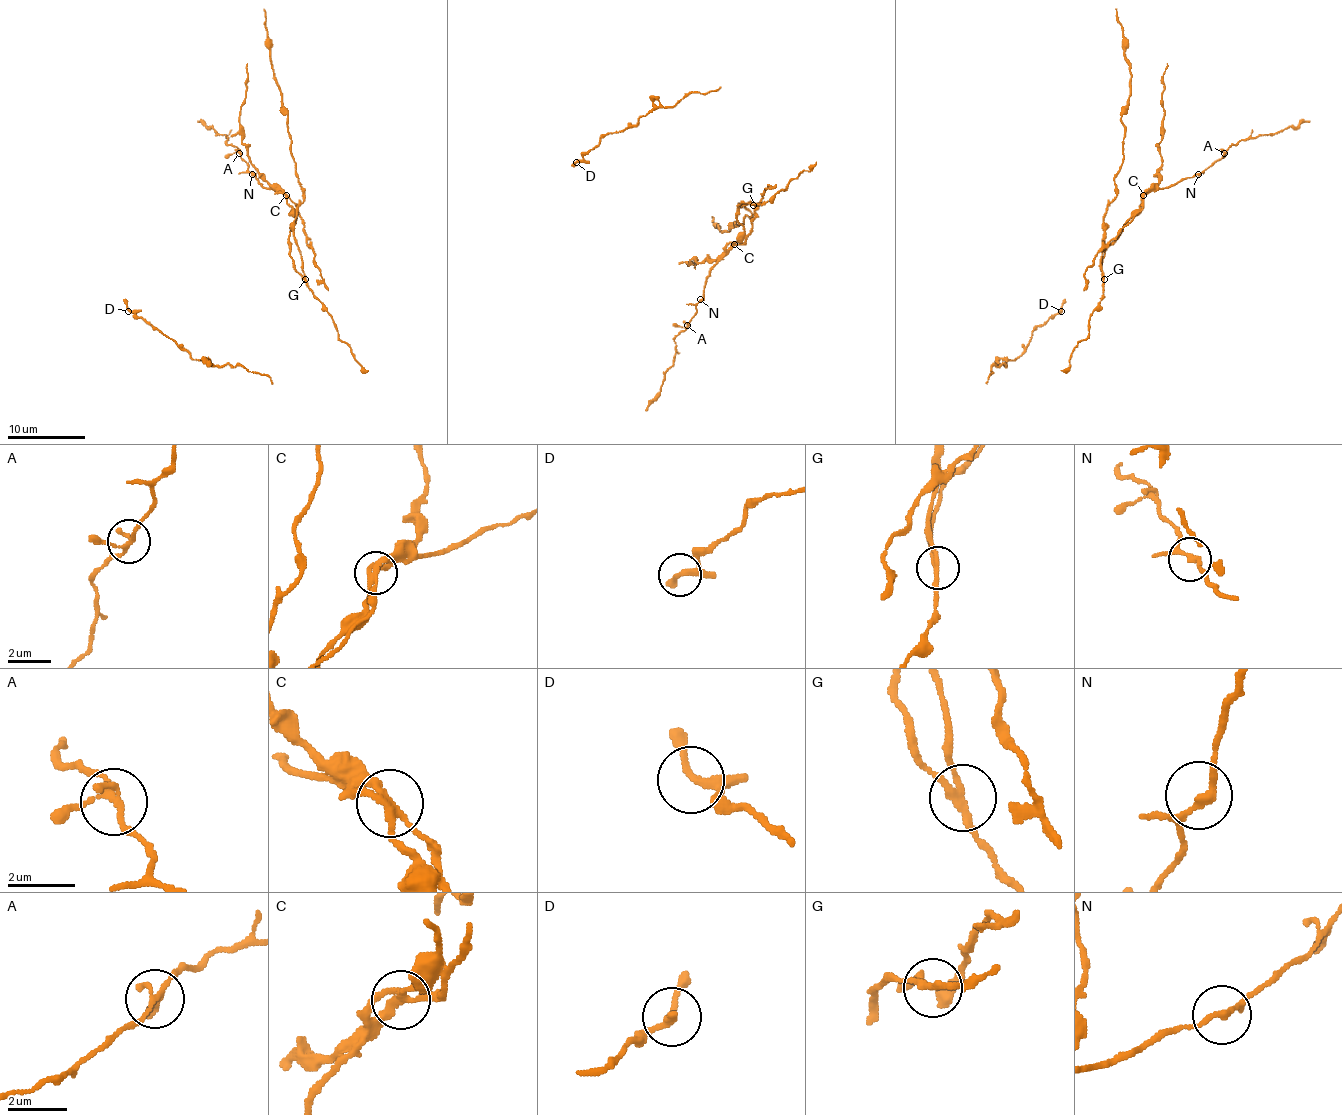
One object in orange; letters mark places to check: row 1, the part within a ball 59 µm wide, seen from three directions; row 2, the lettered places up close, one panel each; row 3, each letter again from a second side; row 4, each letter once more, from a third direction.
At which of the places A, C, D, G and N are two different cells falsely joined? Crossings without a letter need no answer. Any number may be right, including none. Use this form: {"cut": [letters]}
{"cut": ["C", "G"]}

